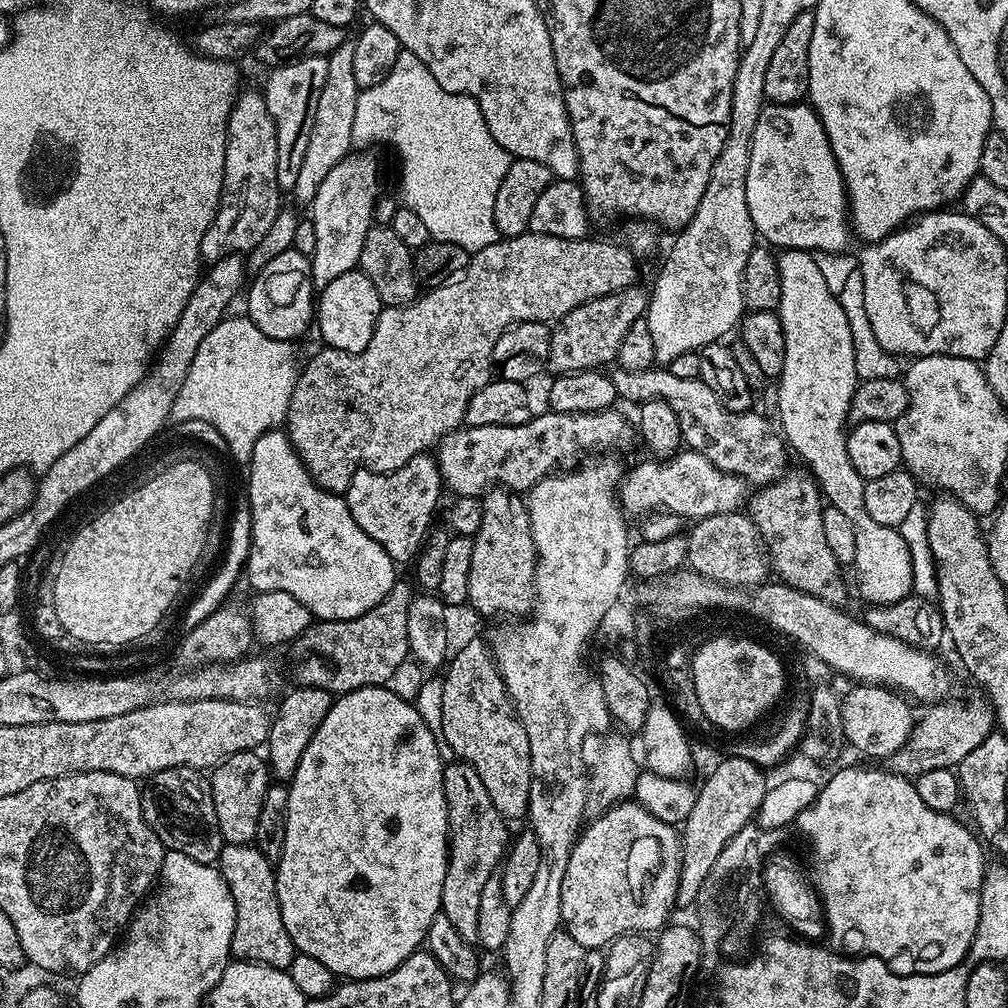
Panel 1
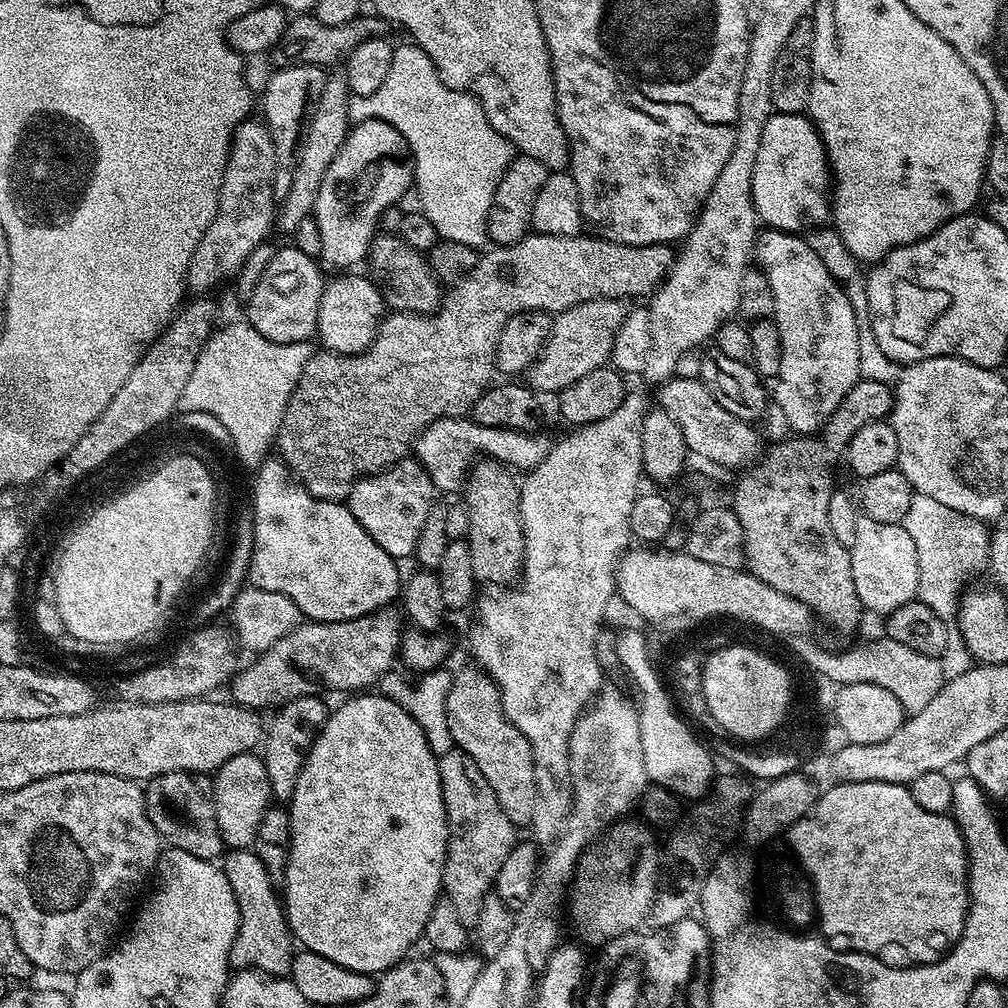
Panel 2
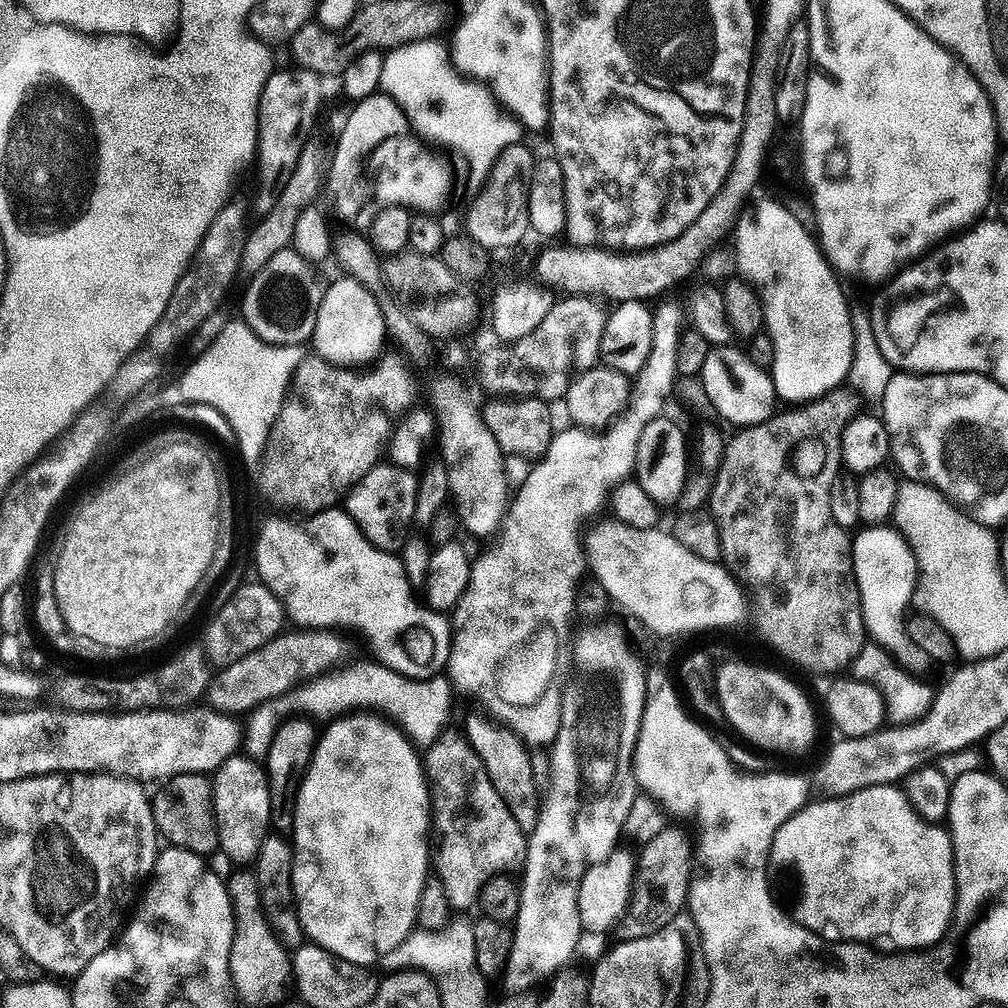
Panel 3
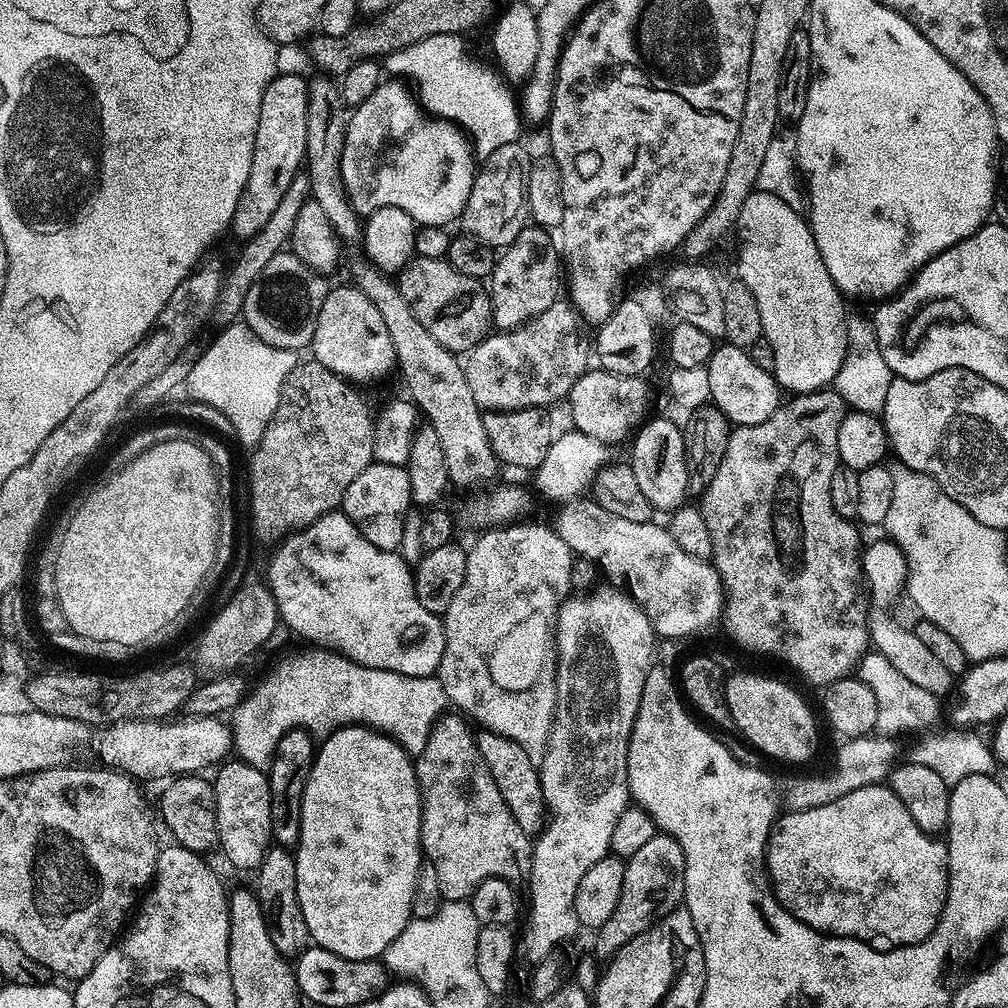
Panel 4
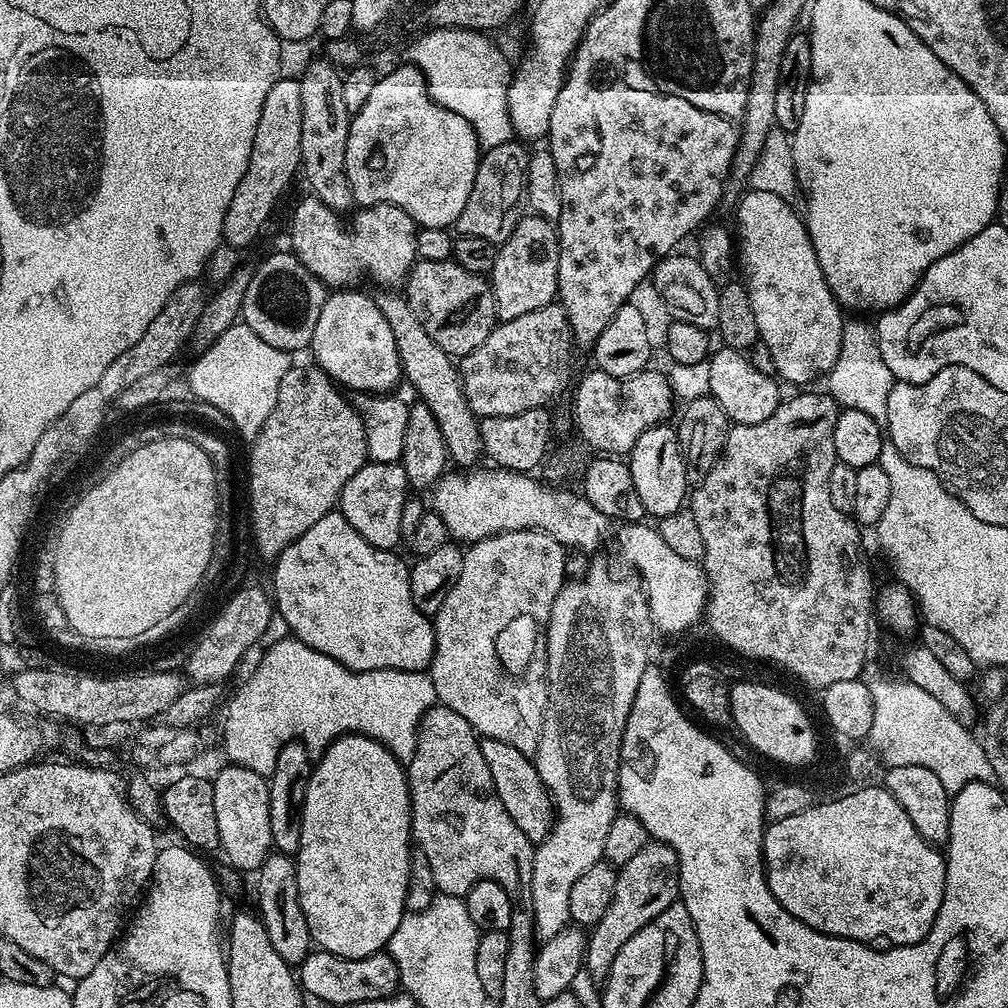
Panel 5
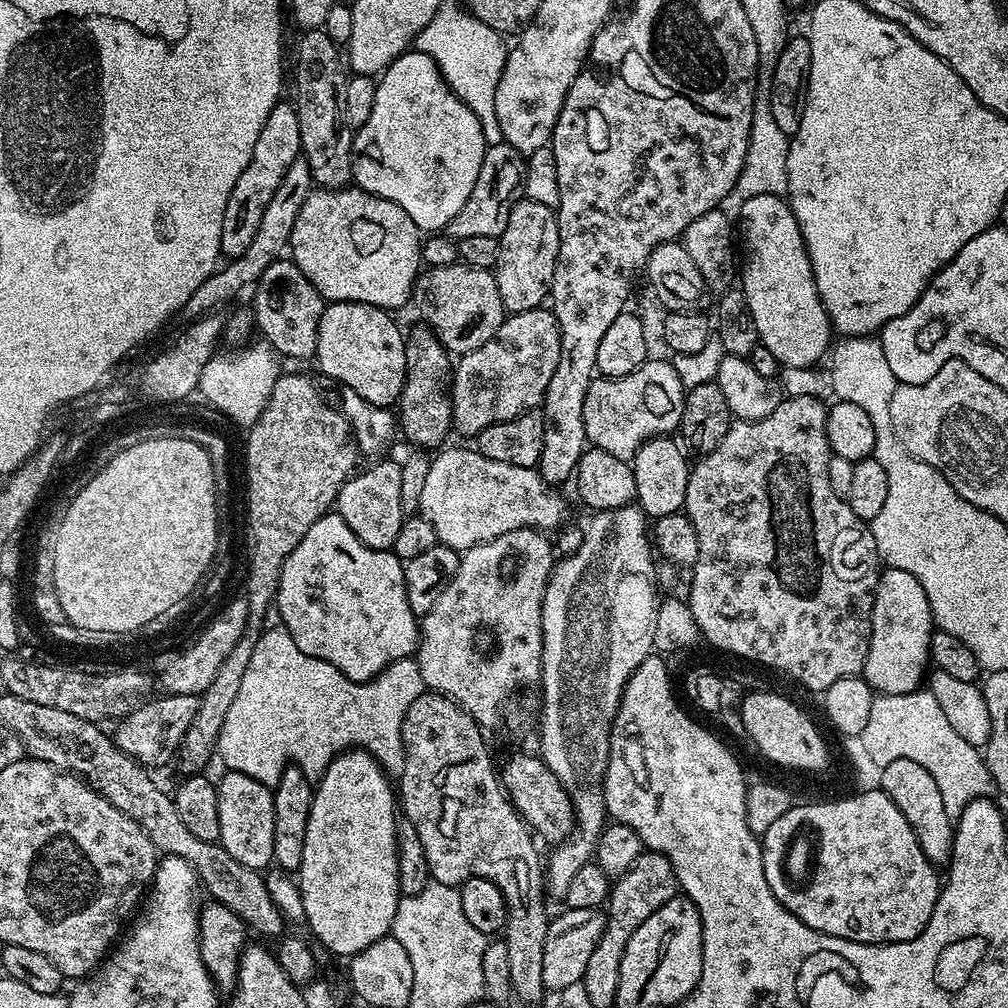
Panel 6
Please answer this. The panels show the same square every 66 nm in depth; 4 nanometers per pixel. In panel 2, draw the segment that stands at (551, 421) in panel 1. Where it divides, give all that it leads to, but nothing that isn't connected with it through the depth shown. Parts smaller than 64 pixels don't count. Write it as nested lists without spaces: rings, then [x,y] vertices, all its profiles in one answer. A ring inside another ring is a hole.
[[[444,416],[435,421],[436,428],[436,472],[434,468],[434,484],[437,489],[444,492],[461,491],[466,479],[466,473],[470,468],[468,455],[477,452],[475,455],[480,458],[496,460],[509,470],[524,468],[531,470],[538,467],[546,458],[550,447],[550,440],[540,433],[540,430],[529,430],[526,432],[514,432],[509,428],[491,428],[482,426],[468,418],[459,416]]]

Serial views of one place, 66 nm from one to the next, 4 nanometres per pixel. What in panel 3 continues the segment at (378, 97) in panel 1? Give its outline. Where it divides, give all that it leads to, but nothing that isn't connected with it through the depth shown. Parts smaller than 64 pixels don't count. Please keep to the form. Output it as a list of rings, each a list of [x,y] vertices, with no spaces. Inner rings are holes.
[[[436,38],[419,40],[383,53],[380,92],[391,96],[403,108],[421,141],[429,142],[435,136],[448,140],[449,146],[468,163],[468,176],[473,185],[479,186],[487,180],[498,154],[506,146],[521,143],[522,128],[497,104],[488,85],[457,71],[449,49],[438,41]]]

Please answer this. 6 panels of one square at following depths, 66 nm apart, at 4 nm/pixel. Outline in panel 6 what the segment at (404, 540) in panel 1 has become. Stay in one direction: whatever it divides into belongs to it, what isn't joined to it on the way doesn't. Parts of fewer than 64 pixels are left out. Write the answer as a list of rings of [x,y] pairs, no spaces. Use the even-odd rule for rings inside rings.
[[[380,460],[368,469],[349,476],[340,487],[334,505],[335,515],[340,516],[354,530],[354,534],[366,546],[381,550],[391,549],[394,538],[406,518],[402,510],[402,470],[397,461]]]

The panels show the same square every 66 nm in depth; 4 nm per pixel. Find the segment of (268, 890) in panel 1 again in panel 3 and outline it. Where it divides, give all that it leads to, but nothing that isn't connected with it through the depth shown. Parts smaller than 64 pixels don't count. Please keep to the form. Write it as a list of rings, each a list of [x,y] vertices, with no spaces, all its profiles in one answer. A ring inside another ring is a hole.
[[[236,870],[226,880],[228,893],[232,896],[234,914],[234,938],[230,946],[230,974],[237,997],[248,1004],[276,1004],[290,988],[292,962],[289,949],[280,943],[262,906],[255,871]]]

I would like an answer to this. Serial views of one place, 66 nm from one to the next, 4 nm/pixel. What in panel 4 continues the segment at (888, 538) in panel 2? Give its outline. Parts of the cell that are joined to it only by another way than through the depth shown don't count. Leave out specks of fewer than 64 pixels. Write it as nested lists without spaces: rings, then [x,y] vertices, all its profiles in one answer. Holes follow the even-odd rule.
[[[883,539],[874,541],[869,548],[867,545],[862,552],[862,576],[870,589],[872,607],[868,614],[868,638],[871,647],[881,652],[892,663],[894,670],[899,670],[909,682],[914,682],[914,686],[926,690],[926,694],[944,698],[944,695],[954,688],[952,672],[946,670],[946,666],[942,666],[942,662],[930,651],[930,646],[926,646],[911,627],[903,628],[890,613],[880,609],[890,607],[896,600],[896,592],[903,593],[908,583],[908,563],[902,550],[893,544],[891,539]]]

